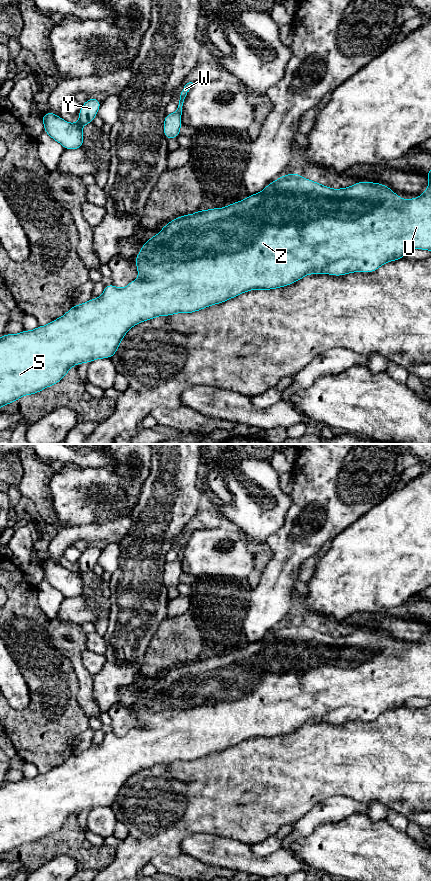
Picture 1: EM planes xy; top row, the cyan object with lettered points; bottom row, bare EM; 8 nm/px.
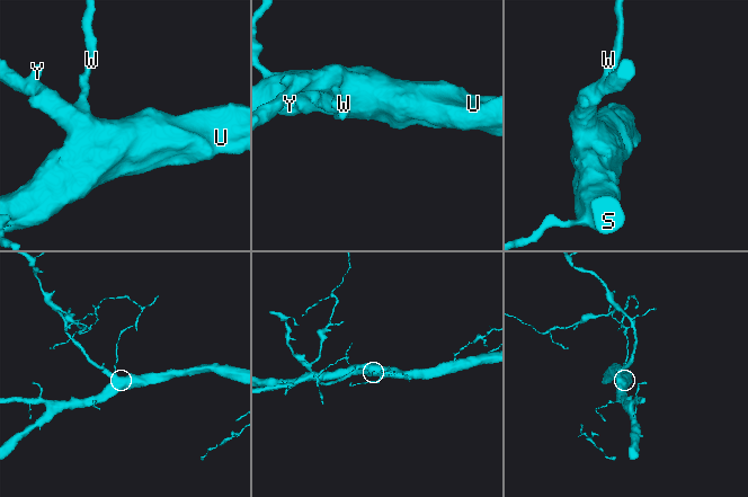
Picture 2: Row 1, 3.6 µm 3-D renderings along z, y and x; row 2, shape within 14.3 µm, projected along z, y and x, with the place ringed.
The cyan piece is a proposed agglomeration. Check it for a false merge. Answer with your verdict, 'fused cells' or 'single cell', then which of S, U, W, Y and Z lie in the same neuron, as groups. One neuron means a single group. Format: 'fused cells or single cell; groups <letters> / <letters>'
single cell; groups S U W Y Z

